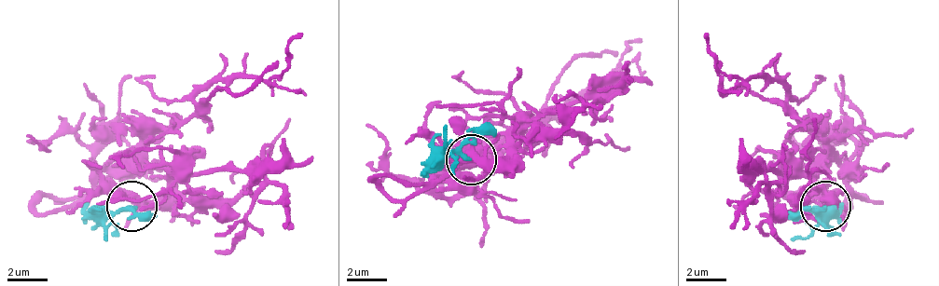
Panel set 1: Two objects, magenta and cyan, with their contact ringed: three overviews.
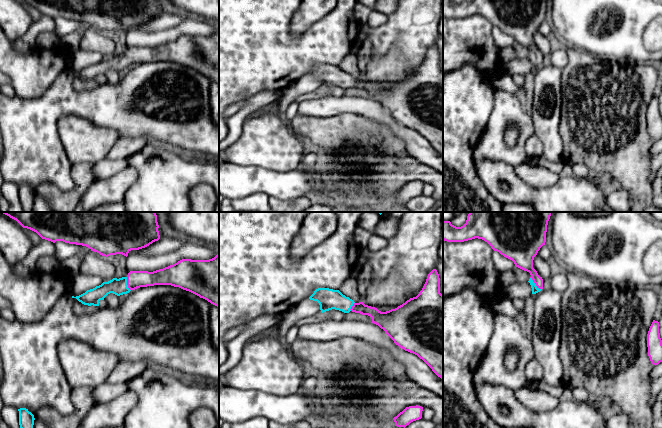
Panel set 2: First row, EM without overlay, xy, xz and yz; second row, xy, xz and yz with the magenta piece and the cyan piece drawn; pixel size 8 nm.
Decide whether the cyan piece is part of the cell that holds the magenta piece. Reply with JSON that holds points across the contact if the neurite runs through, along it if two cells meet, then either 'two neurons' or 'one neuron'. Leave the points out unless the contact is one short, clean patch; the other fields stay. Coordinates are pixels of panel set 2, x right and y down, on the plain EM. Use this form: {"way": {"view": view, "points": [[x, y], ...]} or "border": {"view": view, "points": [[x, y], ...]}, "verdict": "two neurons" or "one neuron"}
{"way": {"view": "yz", "points": [[522, 31], [534, 50], [535, 59], [535, 66]]}, "verdict": "one neuron"}

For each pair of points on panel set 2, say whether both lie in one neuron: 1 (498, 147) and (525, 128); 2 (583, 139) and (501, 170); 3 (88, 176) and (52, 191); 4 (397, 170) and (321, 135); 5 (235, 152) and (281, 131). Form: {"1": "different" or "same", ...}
{"1": "same", "2": "different", "3": "same", "4": "same", "5": "same"}

